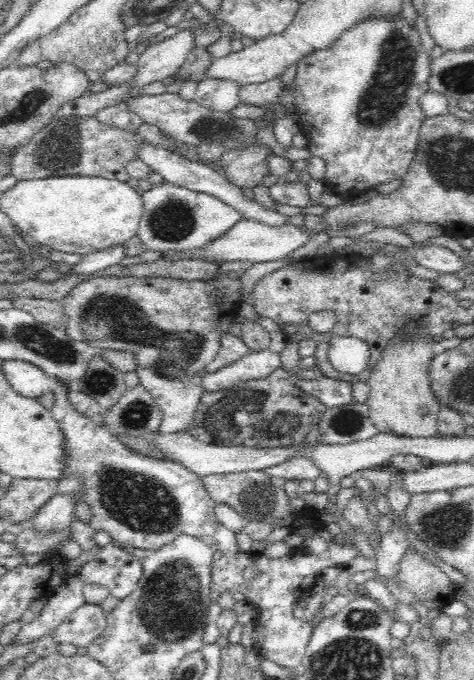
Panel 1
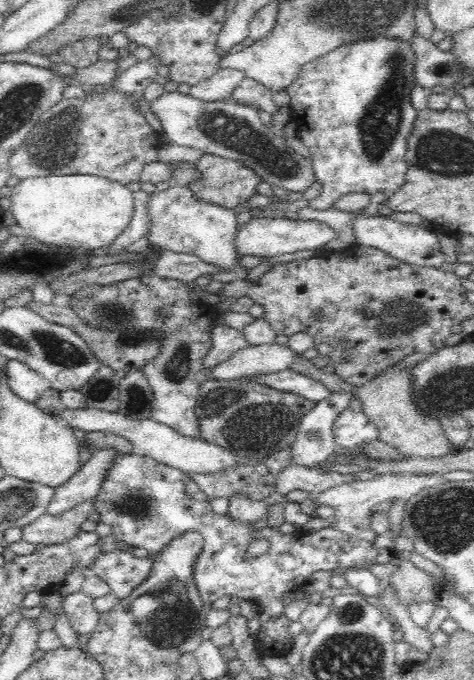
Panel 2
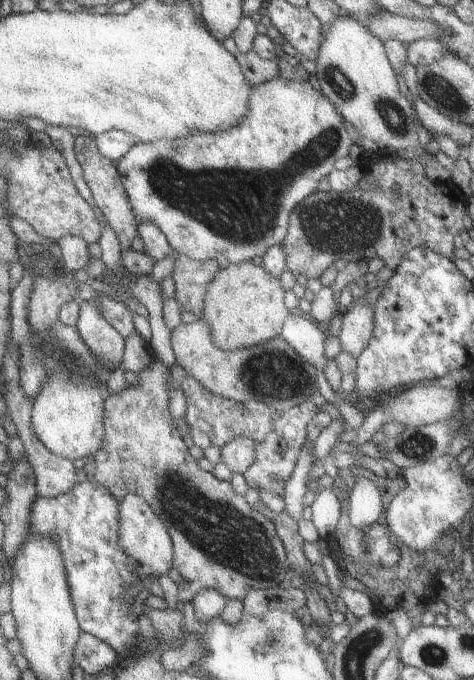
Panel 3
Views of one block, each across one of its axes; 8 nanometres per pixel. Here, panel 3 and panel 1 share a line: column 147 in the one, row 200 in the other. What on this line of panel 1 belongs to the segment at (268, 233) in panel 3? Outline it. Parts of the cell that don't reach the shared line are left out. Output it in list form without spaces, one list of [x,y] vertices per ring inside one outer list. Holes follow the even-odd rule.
[[[166,180],[152,184],[152,187],[141,195],[141,201],[143,202],[143,212],[137,236],[142,239],[143,247],[158,252],[176,249],[187,251],[192,247],[210,244],[212,240],[226,234],[241,219],[239,212],[236,212],[235,208],[226,204],[223,200],[203,192],[181,187],[179,184],[170,183]]]

